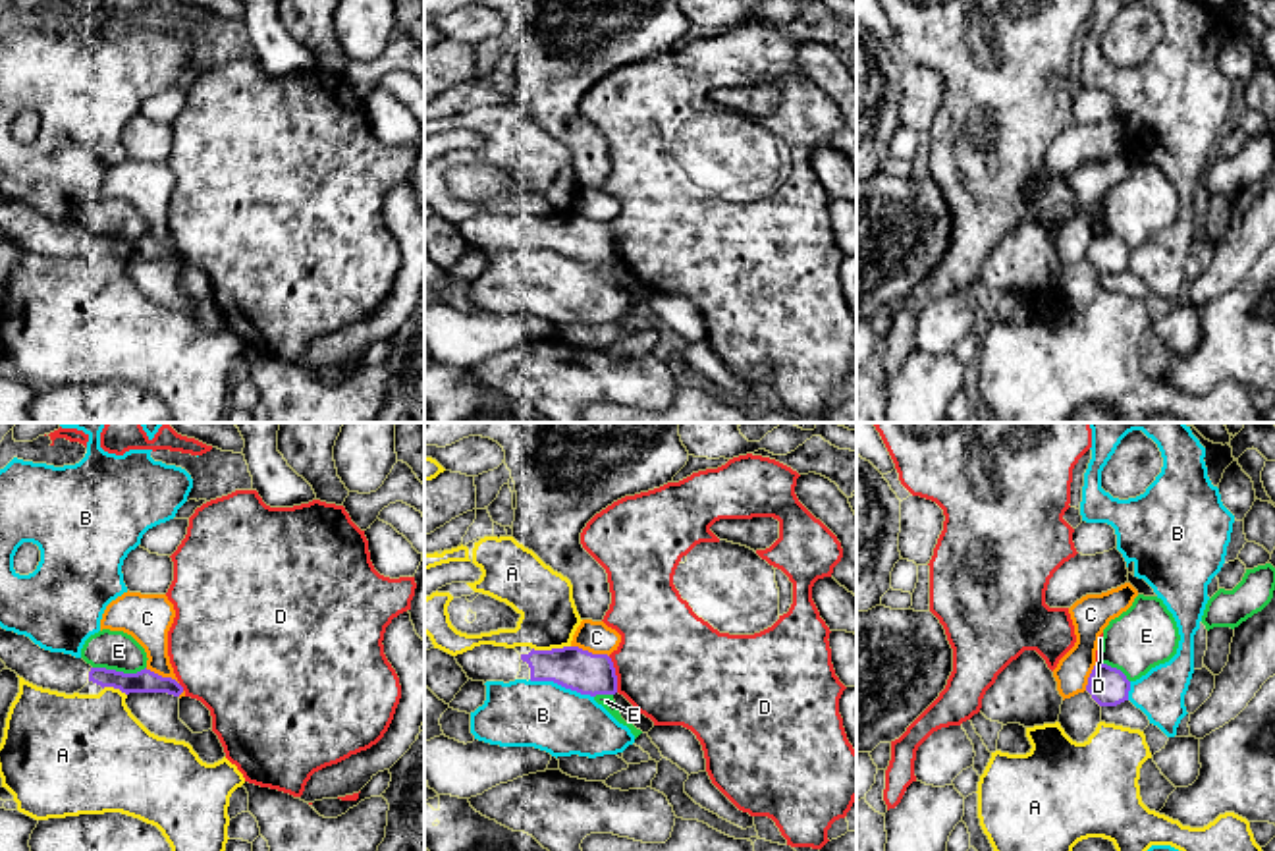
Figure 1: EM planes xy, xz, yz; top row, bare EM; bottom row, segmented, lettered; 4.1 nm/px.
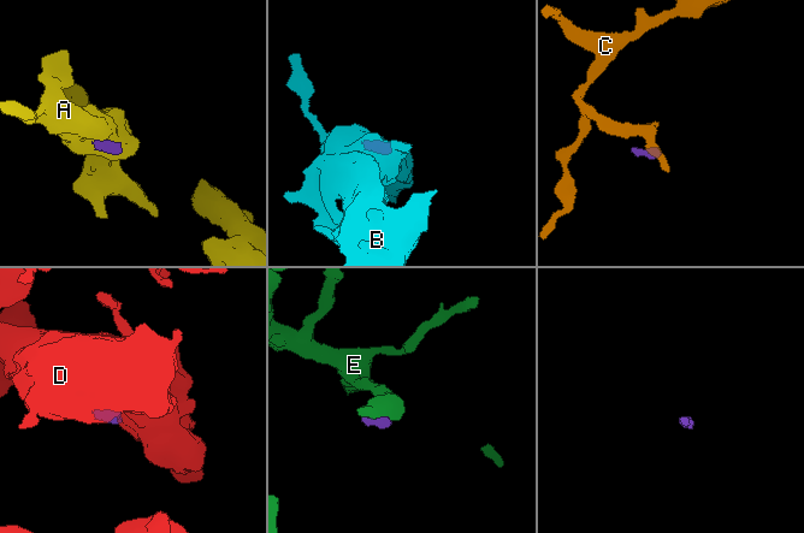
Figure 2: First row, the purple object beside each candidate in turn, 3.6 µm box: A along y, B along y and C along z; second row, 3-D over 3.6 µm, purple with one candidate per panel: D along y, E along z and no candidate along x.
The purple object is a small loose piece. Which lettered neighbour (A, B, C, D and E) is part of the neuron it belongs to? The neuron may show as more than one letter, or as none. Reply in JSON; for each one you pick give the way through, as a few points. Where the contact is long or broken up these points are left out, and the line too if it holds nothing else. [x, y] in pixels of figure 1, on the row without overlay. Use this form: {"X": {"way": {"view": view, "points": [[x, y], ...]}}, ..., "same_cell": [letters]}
{"same_cell": []}

